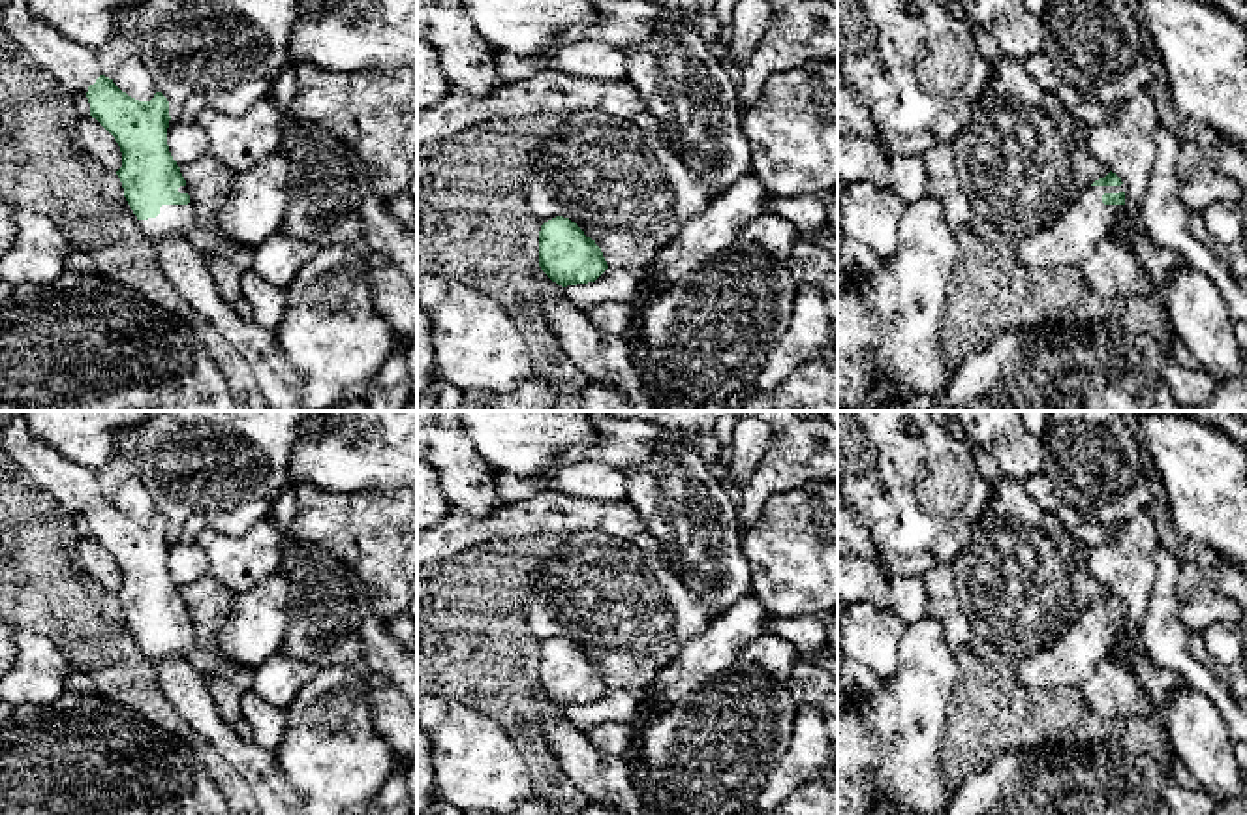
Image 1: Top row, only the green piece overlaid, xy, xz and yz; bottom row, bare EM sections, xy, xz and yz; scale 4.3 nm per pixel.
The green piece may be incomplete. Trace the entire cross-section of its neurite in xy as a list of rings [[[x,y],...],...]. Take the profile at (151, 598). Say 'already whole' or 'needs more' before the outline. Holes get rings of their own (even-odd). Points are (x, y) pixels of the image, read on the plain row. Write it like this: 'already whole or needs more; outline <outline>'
needs more; outline [[[0,411],[0,441],[6,453],[23,468],[34,483],[49,492],[69,515],[85,515],[90,537],[96,539],[118,563],[122,588],[116,592],[124,618],[141,644],[141,654],[150,665],[171,657],[184,657],[195,644],[186,601],[167,565],[169,522],[156,513],[150,522],[139,522],[122,513],[105,498],[96,471],[62,458],[56,451],[36,439],[19,411]]]

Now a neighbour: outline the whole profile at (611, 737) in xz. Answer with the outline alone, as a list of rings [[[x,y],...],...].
[[[607,721],[588,729],[586,736],[595,747],[625,757],[631,746],[633,730],[631,725]]]

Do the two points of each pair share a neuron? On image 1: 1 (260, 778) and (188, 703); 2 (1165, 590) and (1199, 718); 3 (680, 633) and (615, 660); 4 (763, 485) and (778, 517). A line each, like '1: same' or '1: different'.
1: same
2: different
3: same
4: different

